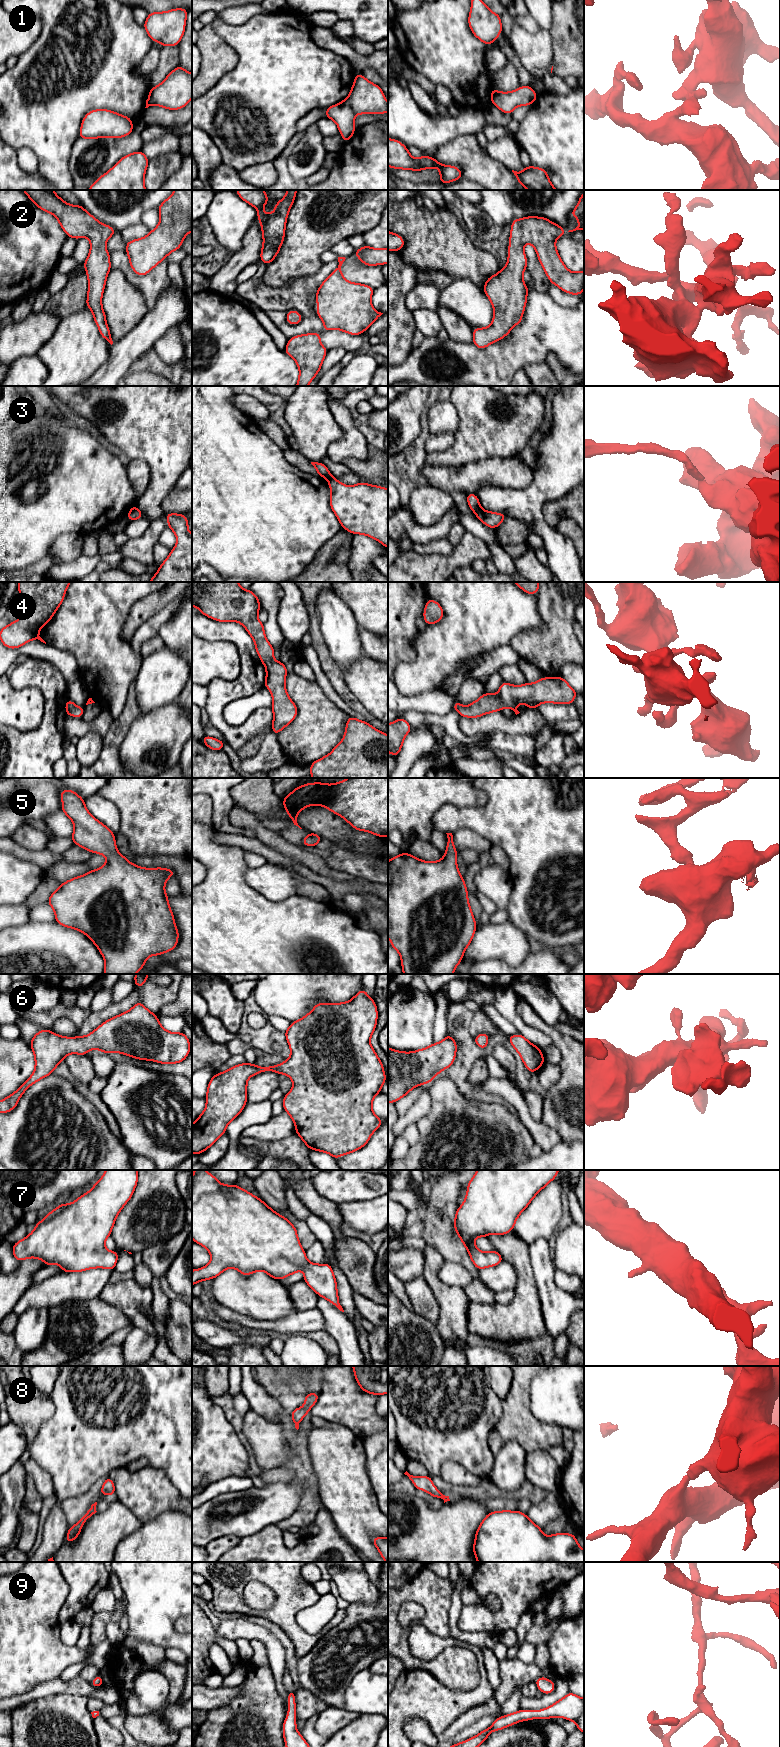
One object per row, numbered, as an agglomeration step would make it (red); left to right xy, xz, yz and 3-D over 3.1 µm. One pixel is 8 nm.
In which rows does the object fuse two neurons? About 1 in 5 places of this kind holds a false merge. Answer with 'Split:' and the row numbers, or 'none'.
Split: 1, 3

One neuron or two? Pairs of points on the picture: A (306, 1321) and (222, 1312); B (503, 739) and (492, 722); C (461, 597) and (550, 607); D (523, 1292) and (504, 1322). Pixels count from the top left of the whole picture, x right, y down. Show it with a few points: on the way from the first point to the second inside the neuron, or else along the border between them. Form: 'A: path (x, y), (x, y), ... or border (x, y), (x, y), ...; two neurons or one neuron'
A: path (285, 1325), (256, 1325), (243, 1320); one neuron
B: border (490, 732), (521, 734); two neurons
C: border (536, 594), (542, 624), (527, 627); two neurons
D: path (523, 1299), (523, 1303), (511, 1315); one neuron

